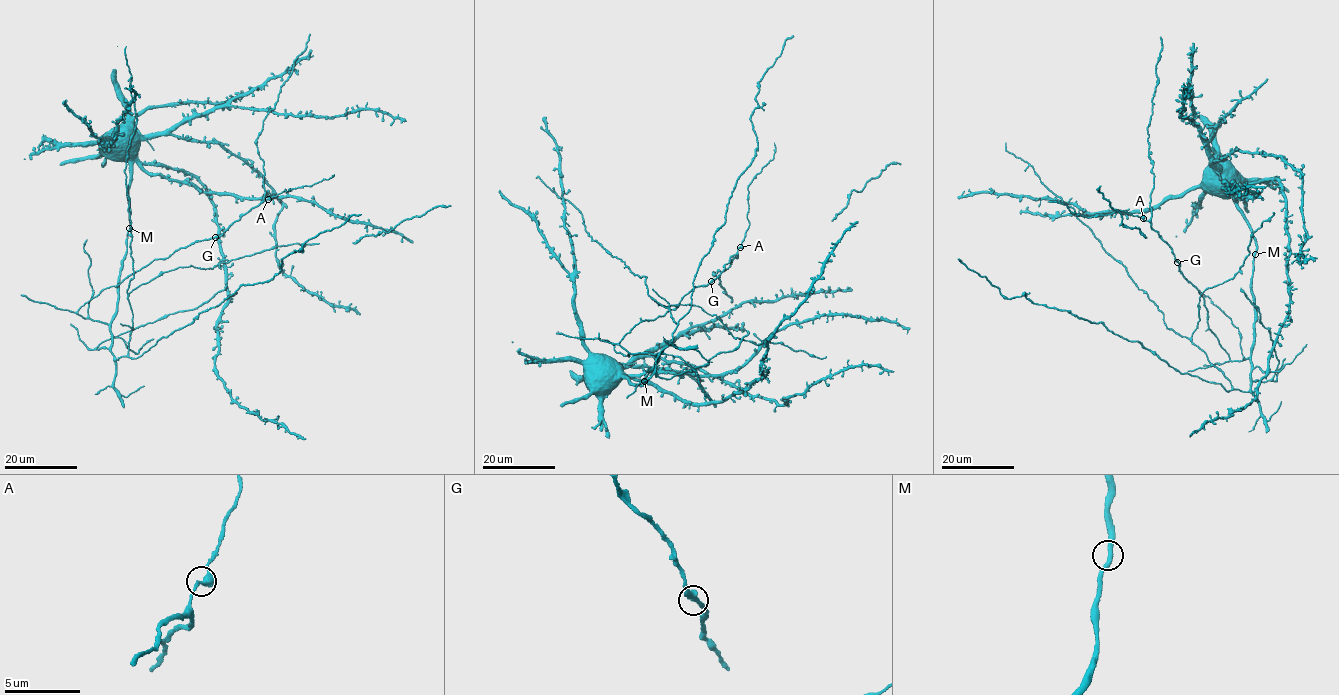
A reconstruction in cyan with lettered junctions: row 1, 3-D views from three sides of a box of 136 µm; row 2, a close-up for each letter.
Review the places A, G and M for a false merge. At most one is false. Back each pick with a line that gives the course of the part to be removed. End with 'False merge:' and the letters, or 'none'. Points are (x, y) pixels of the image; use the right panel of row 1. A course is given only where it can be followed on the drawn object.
False merge: none

